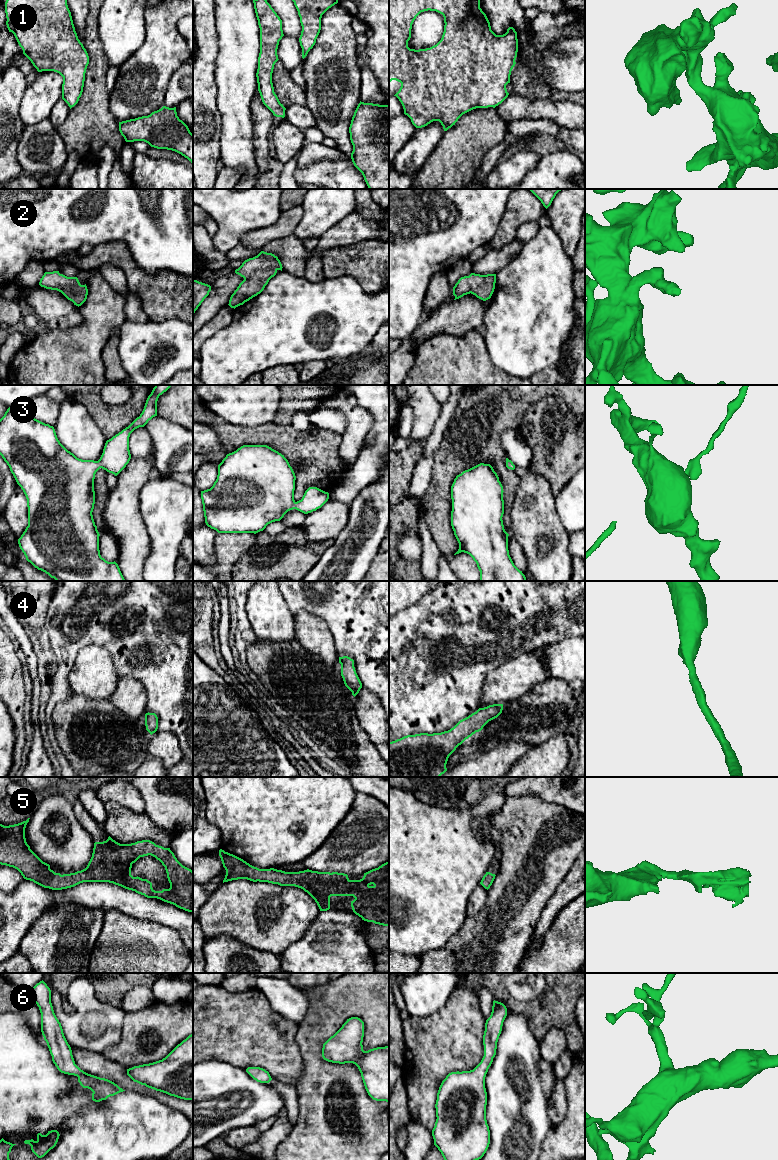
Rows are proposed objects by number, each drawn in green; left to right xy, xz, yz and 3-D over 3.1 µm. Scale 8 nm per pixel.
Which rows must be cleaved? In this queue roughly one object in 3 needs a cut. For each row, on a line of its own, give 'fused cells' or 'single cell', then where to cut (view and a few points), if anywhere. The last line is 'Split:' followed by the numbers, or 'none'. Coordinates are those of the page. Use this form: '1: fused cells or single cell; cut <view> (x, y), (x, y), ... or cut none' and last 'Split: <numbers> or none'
1: single cell; cut none
2: single cell; cut none
3: single cell; cut none
4: single cell; cut none
5: single cell; cut none
6: single cell; cut none
Split: none

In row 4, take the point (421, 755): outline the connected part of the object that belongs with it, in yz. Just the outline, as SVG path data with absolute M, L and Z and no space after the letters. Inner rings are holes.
M503 704L489 705L460 720L448 731L407 735L389 742L389 777L440 777L447 771L448 758L456 748L481 731L489 721L497 718L502 710Z

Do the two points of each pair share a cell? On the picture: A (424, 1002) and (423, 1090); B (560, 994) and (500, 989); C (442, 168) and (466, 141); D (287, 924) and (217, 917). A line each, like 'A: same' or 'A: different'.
A: different
B: same
C: same
D: same

